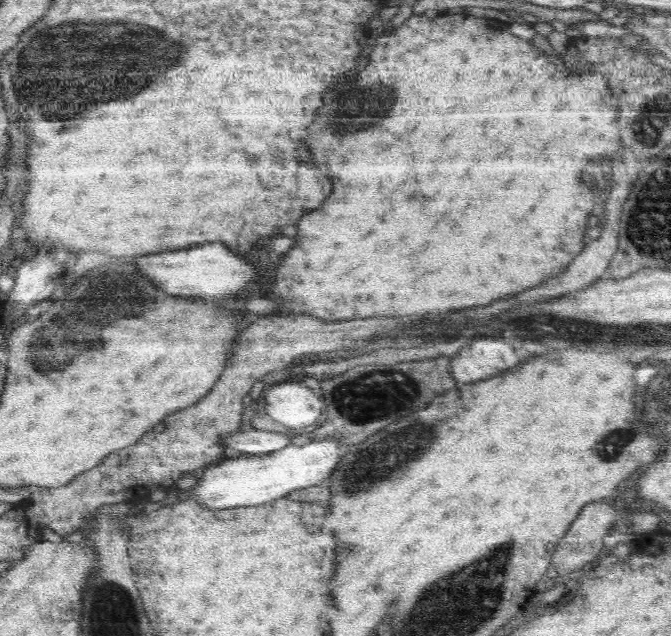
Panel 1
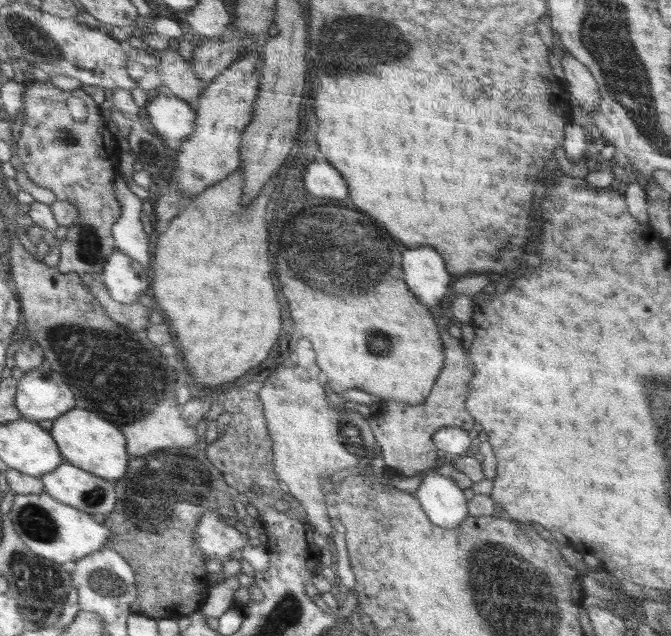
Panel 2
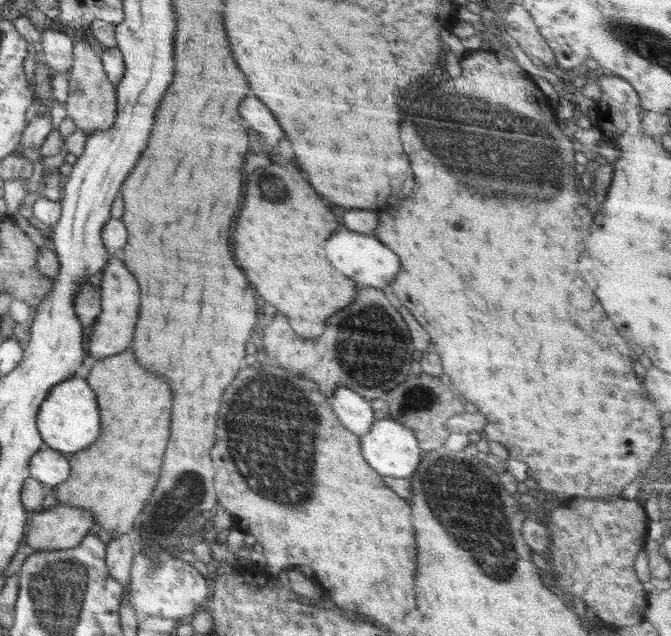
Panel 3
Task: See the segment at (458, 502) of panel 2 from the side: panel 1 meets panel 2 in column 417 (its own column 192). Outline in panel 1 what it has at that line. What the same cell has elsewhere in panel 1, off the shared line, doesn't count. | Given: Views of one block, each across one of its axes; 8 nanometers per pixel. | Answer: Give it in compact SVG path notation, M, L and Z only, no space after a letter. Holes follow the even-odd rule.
M328 437L302 445L290 444L282 450L265 455L239 456L221 459L219 463L198 472L198 486L188 491L188 499L198 501L208 509L227 509L256 506L286 497L293 490L322 485L332 476L348 447L340 445L338 439Z

